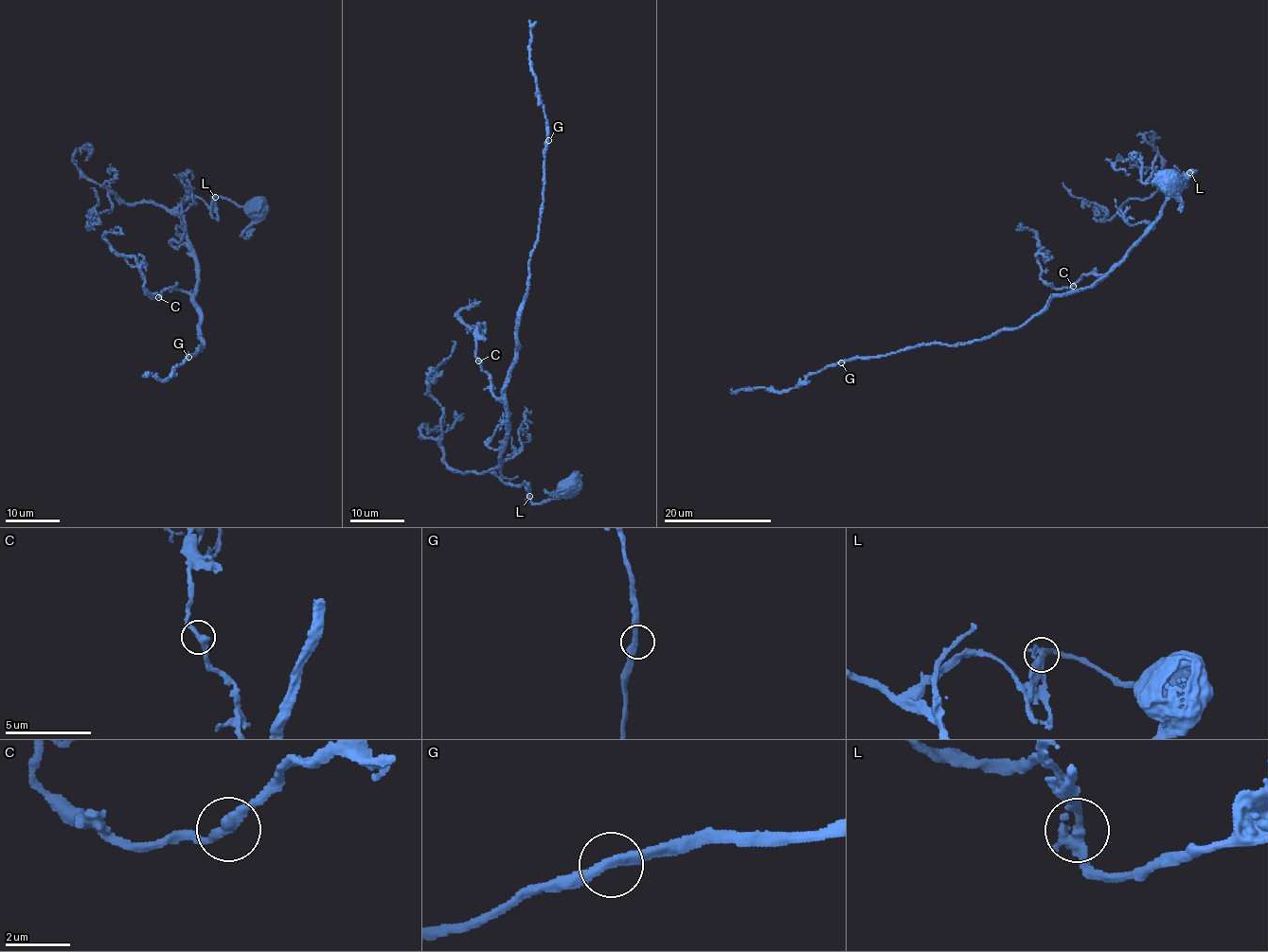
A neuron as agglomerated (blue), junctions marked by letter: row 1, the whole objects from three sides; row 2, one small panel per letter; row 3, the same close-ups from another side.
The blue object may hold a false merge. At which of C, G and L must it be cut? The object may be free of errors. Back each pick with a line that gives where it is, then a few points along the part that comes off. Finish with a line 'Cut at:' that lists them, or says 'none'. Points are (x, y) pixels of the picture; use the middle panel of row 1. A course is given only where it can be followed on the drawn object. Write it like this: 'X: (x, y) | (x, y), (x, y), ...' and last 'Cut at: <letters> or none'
Cut at: none

